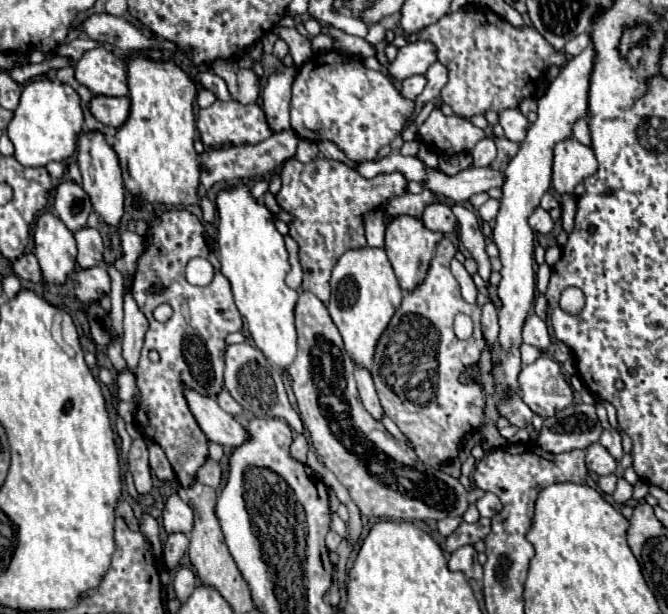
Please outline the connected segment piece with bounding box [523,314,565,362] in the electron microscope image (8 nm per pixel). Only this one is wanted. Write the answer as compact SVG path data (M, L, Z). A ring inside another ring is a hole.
M531 314L531 316L525 320L525 324L523 324L523 342L539 348L539 350L545 352L545 354L555 356L557 362L565 362L565 358L561 360L559 346L551 342L545 322L543 322L539 316L535 316L535 314Z

